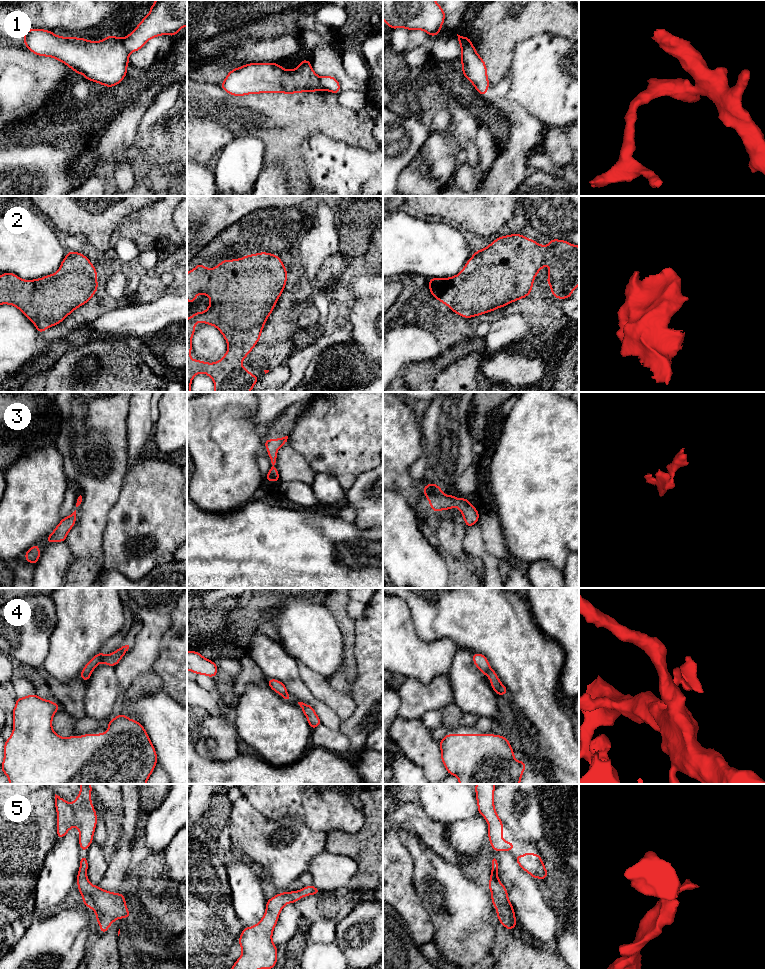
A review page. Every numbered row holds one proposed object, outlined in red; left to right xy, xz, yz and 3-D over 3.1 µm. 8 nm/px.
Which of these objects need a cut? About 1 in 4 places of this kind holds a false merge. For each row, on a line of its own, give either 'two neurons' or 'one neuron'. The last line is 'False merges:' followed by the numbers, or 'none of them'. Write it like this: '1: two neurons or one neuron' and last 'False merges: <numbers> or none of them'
1: two neurons
2: one neuron
3: one neuron
4: two neurons
5: one neuron
False merges: 1, 4

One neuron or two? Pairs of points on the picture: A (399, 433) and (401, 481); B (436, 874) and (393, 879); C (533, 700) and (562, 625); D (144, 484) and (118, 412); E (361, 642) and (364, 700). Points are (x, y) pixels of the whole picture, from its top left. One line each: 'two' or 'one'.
A: one
B: two
C: two
D: two
E: one

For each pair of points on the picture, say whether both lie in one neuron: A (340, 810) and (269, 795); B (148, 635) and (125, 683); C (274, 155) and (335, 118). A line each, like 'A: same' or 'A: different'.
A: same
B: same
C: same

